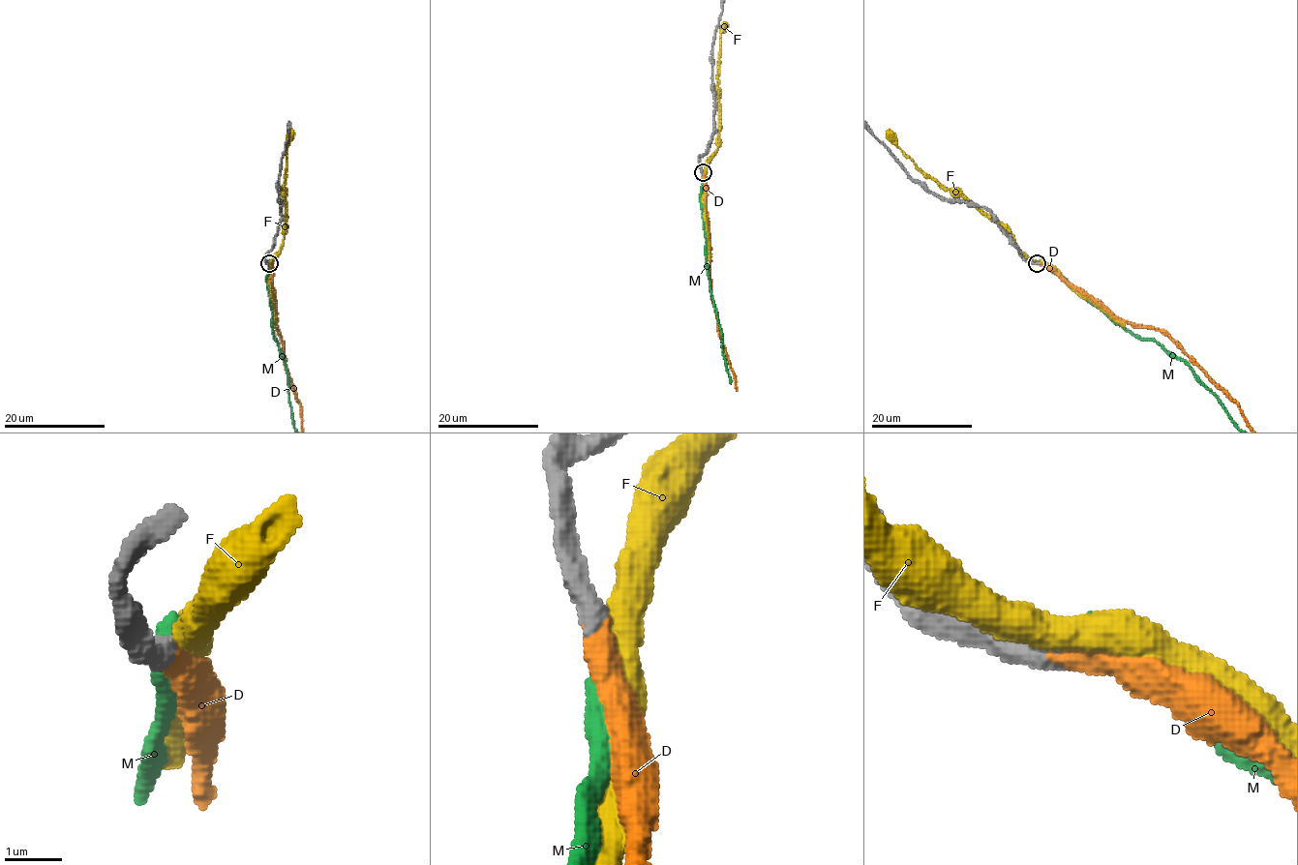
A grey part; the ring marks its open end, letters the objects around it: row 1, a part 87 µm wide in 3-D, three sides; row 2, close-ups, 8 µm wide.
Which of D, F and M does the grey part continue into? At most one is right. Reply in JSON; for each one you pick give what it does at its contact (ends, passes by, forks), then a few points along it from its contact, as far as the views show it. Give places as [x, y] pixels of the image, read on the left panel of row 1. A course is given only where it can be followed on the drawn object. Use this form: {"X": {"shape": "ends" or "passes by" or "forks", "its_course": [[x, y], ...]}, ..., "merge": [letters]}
{"D": {"shape": "ends"}, "merge": ["D"]}

